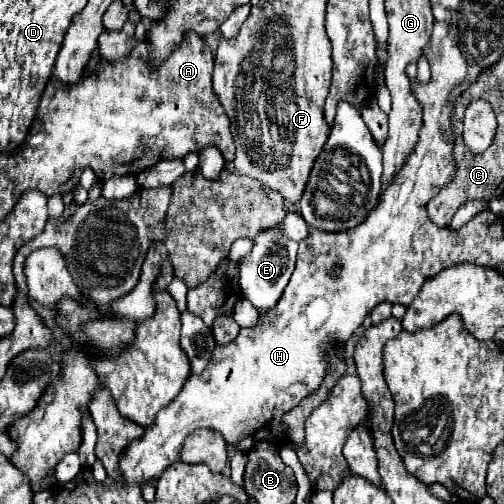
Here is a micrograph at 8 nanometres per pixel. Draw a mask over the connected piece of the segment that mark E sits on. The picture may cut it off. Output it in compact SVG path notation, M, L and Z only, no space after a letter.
M280 228L260 232L254 238L252 252L246 258L242 258L238 264L240 264L242 294L254 304L256 310L270 310L276 306L278 298L282 298L282 290L286 288L290 274L294 272L296 252L298 252L298 244L292 240L284 240Z

